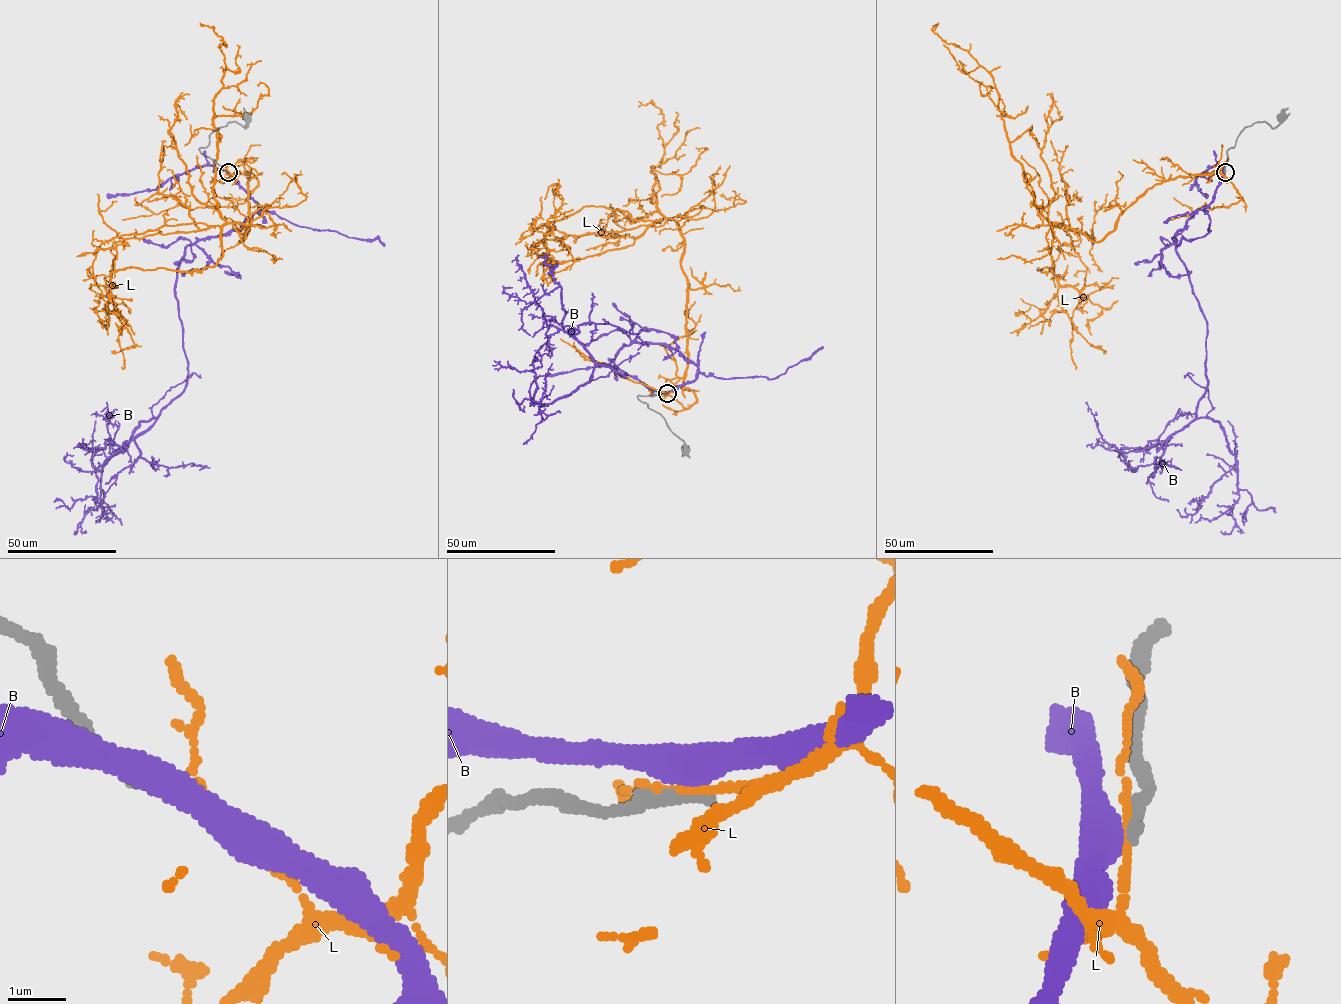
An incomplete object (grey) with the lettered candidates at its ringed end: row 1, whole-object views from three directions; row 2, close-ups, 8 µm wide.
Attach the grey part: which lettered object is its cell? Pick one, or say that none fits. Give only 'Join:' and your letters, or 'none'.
Join: none

